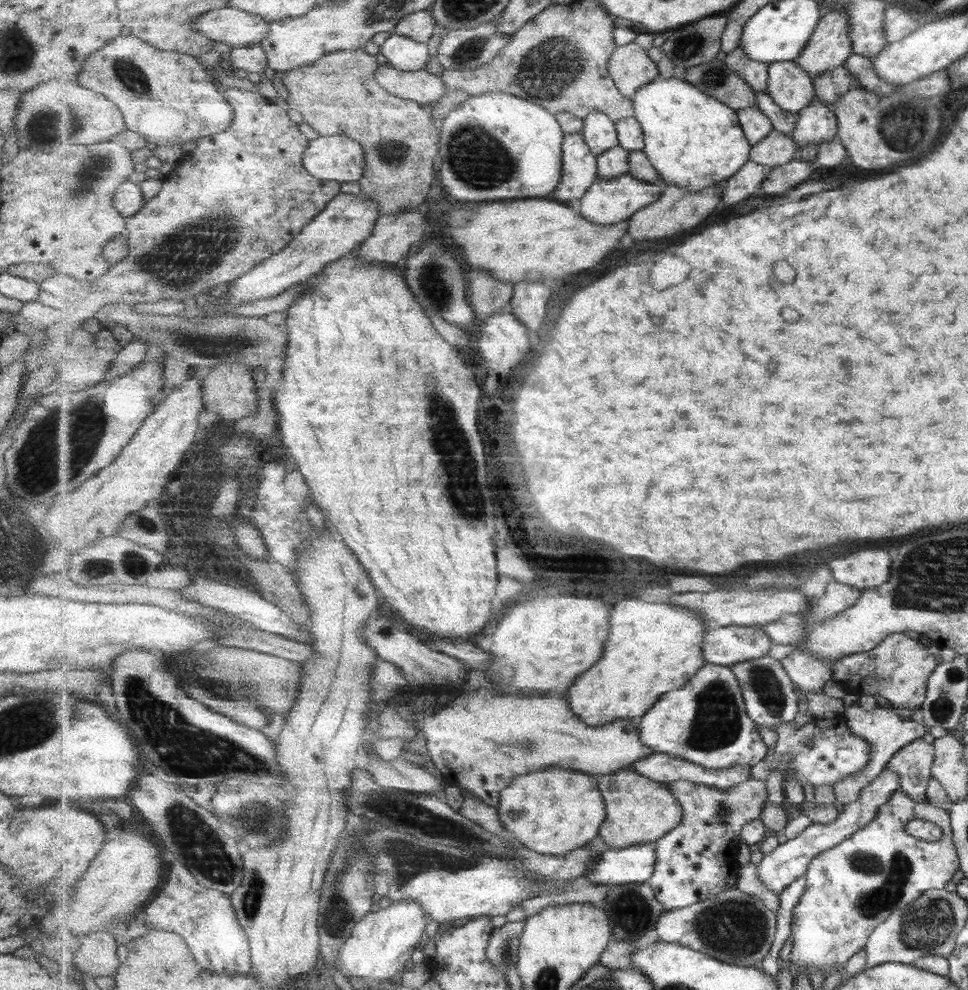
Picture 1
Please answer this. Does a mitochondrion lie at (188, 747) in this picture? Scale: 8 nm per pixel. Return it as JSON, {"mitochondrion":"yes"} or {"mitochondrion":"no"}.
{"mitochondrion":"yes"}

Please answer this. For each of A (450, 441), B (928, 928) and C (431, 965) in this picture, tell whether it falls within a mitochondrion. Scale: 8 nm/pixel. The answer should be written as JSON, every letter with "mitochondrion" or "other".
{"A":"mitochondrion","B":"mitochondrion","C":"other"}

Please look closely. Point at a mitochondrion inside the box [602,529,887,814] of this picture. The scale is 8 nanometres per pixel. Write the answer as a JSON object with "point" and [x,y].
{"point":[717,724]}

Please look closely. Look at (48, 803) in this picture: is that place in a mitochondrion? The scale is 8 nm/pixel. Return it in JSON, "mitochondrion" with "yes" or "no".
{"mitochondrion":"no"}

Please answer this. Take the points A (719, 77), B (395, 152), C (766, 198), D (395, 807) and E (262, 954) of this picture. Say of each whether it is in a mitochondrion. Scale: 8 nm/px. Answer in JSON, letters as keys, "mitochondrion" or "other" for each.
{"A":"mitochondrion","B":"mitochondrion","C":"other","D":"mitochondrion","E":"other"}

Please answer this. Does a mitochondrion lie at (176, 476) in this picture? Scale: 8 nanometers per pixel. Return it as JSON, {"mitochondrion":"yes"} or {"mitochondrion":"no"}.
{"mitochondrion":"no"}

